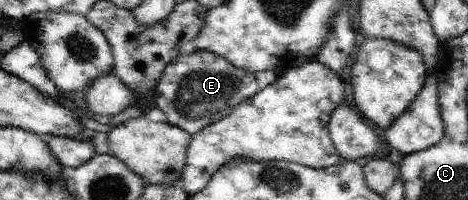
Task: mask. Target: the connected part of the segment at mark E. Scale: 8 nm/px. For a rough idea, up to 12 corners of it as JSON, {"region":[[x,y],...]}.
{"region":[[209,50],[178,54],[155,88],[194,135],[277,80]]}

